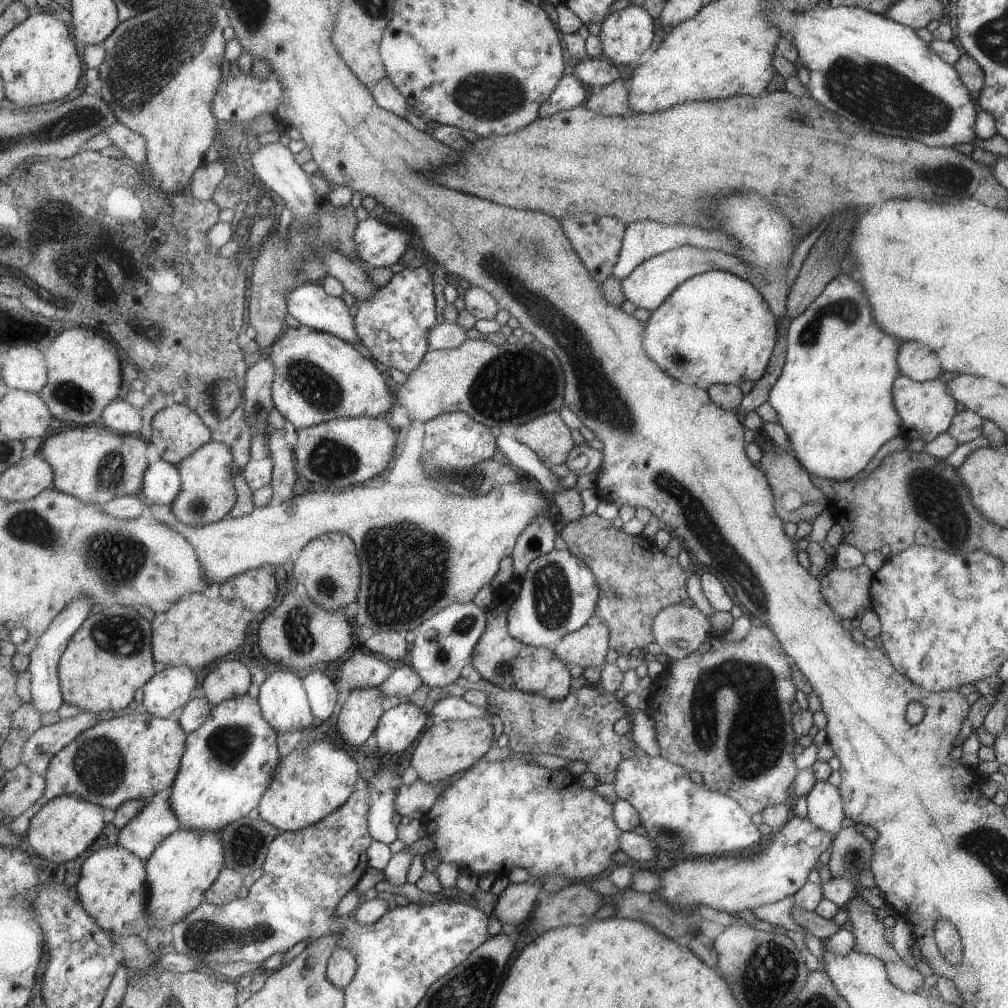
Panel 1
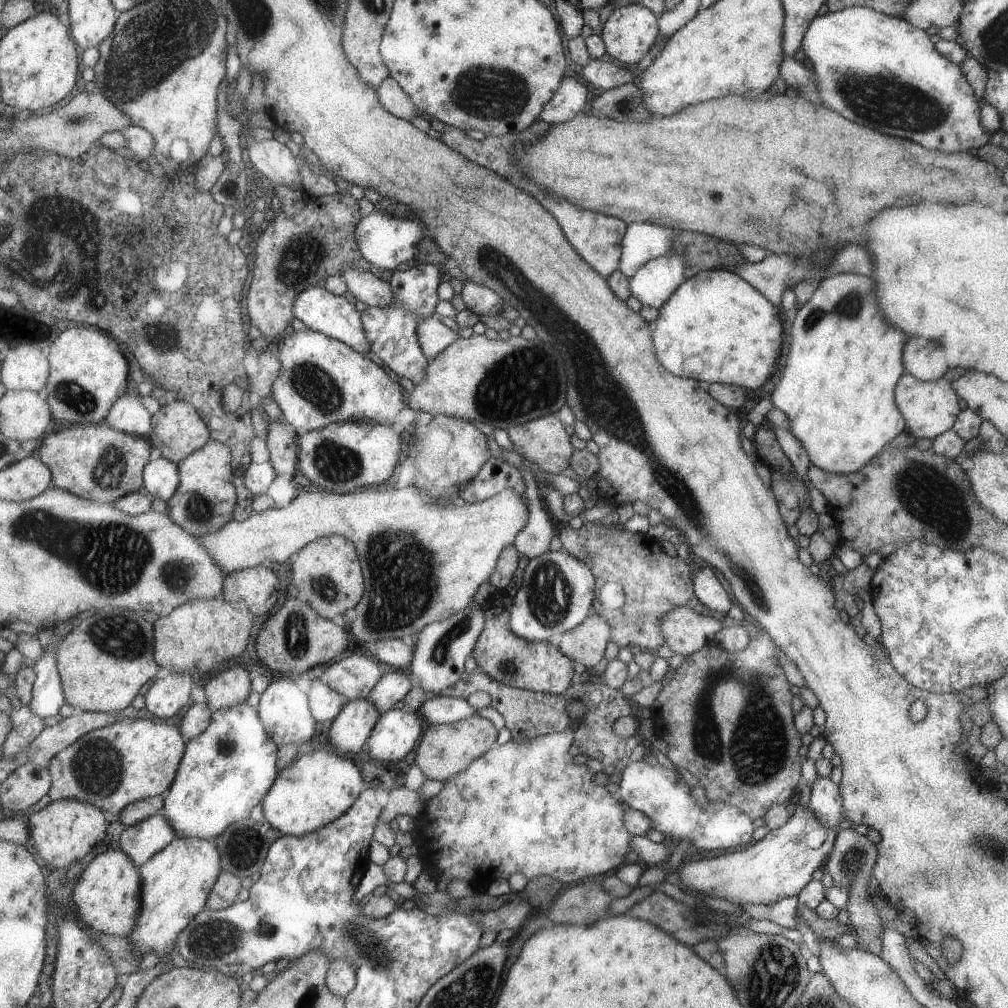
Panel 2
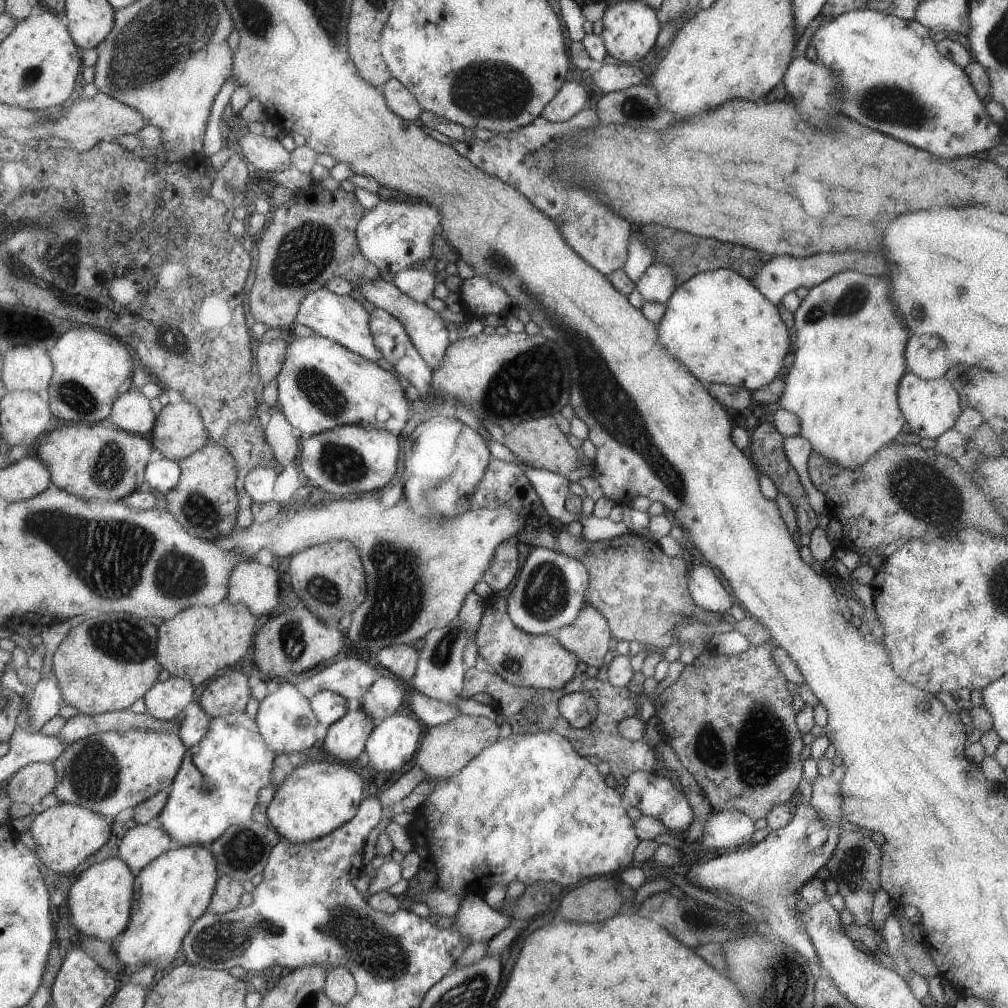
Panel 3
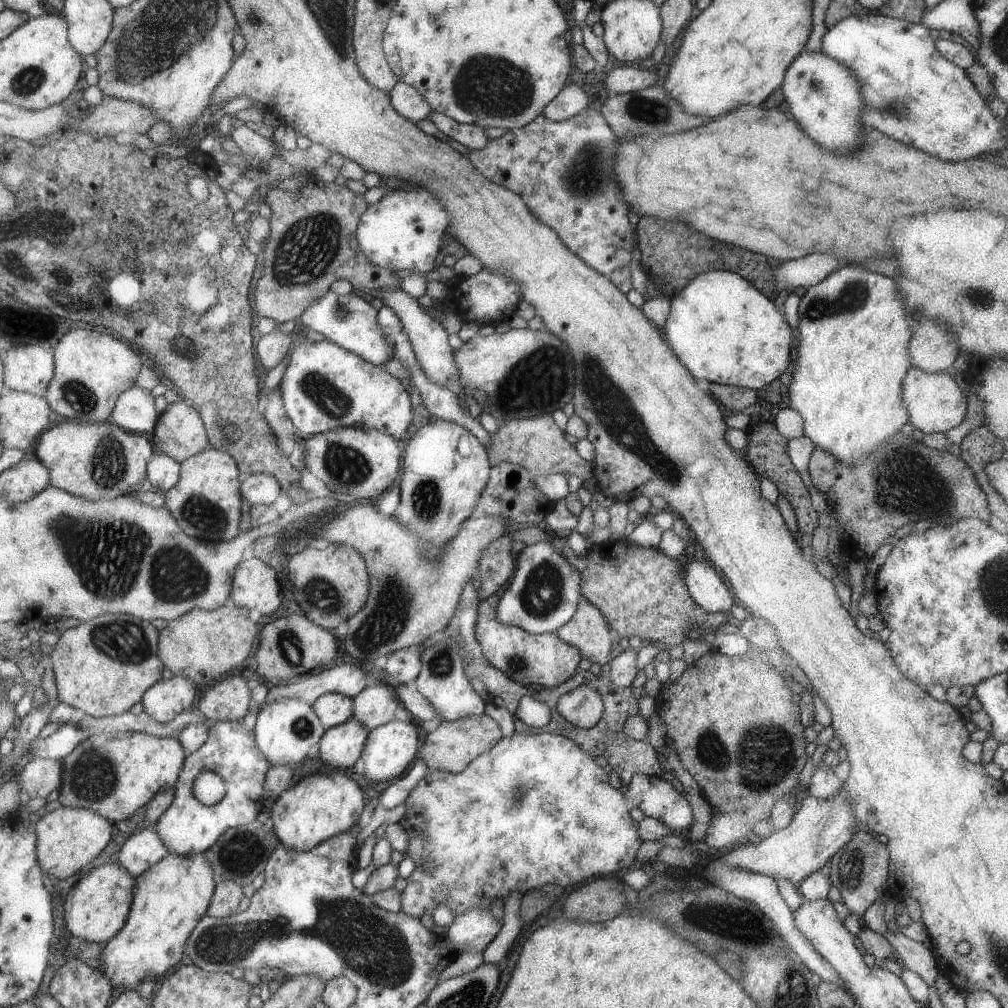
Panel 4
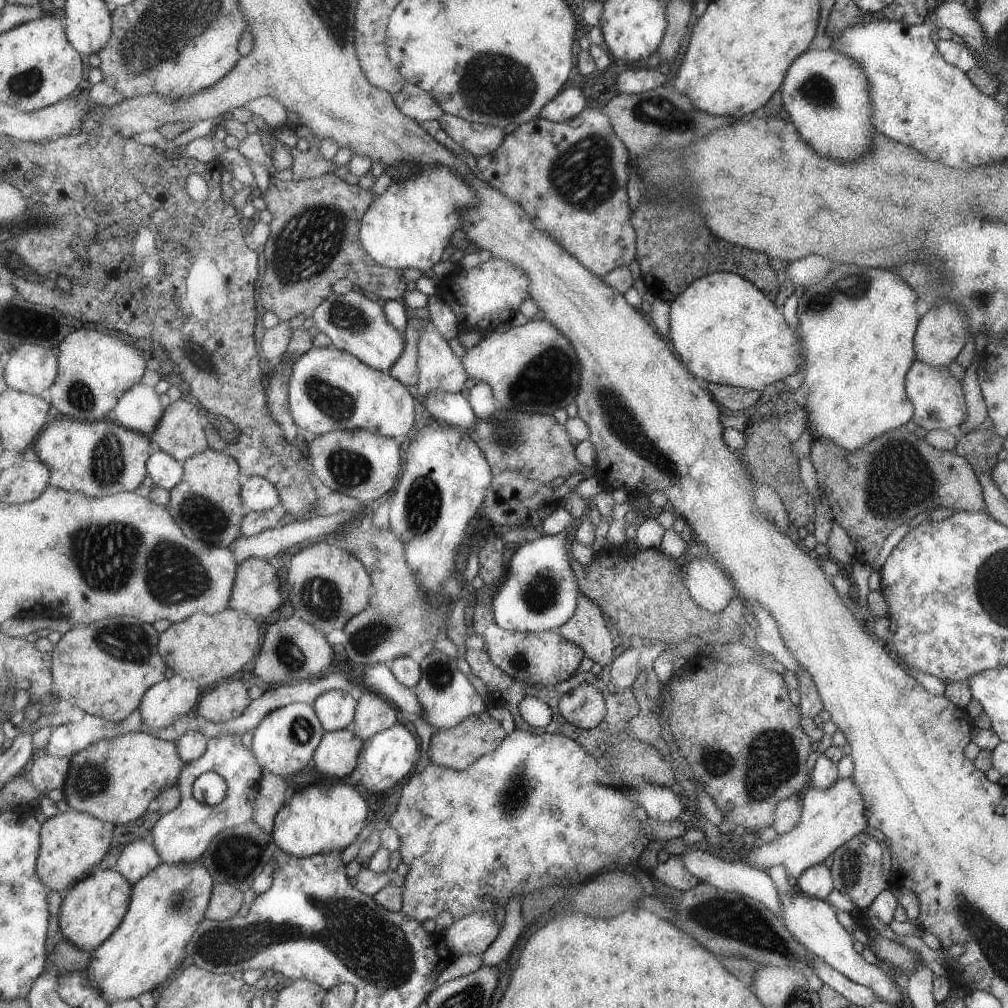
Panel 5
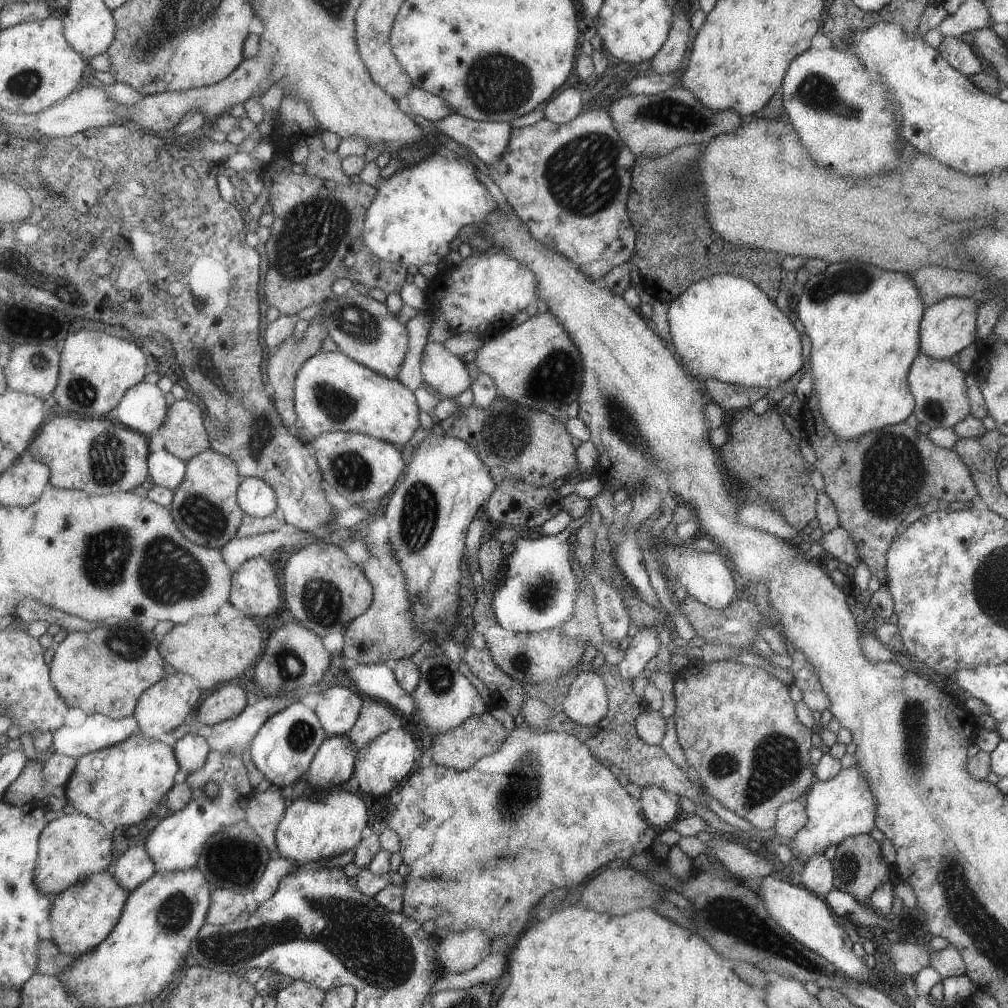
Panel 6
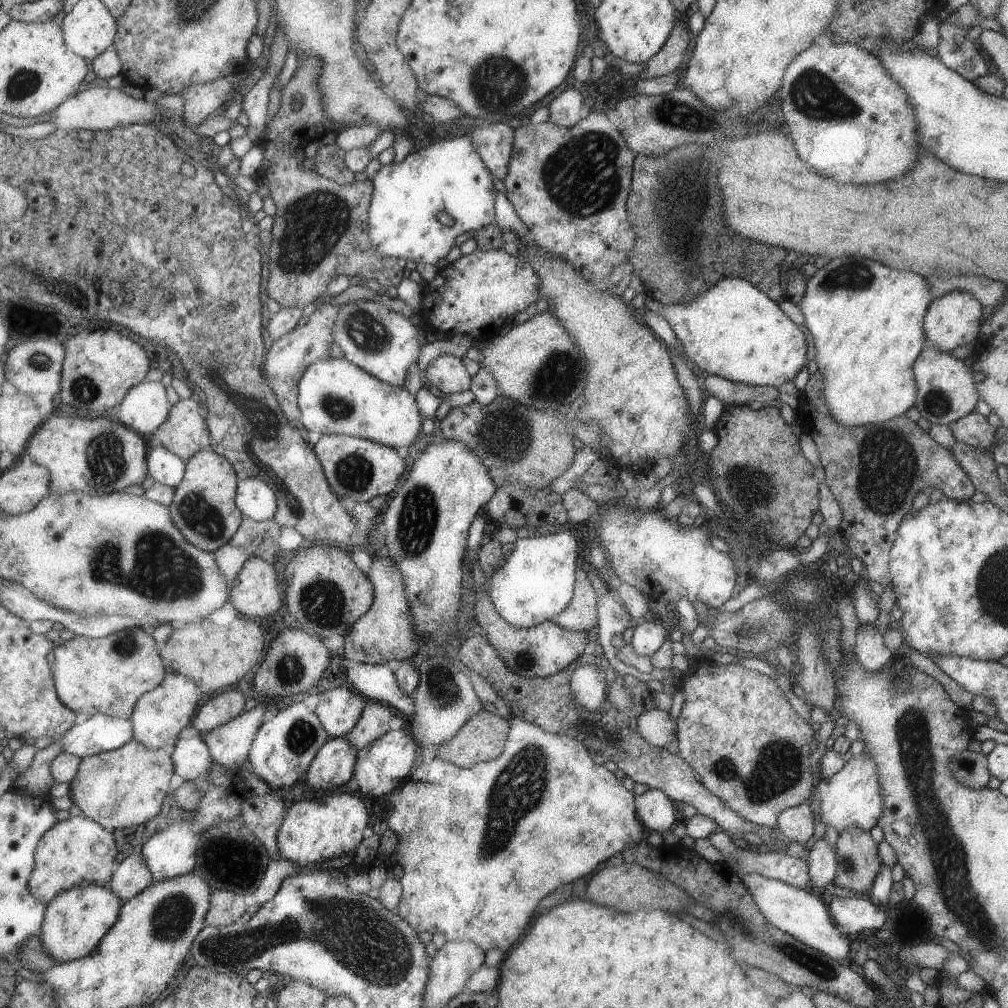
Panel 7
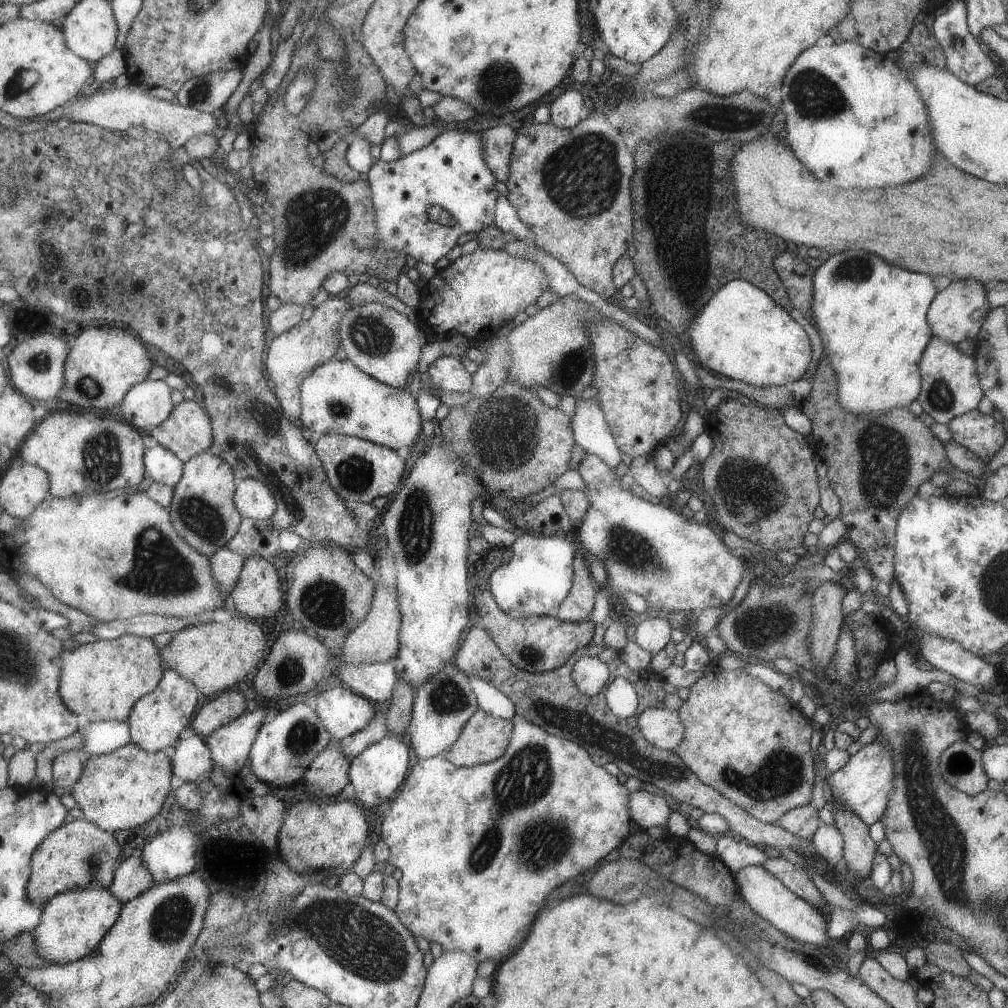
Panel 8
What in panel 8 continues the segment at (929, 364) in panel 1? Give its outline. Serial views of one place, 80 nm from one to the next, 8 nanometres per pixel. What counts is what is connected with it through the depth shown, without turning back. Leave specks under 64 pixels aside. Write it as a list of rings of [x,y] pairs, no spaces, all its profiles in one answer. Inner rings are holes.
[[[976,280],[952,281],[941,291],[928,307],[927,321],[932,334],[948,343],[973,338],[980,332],[985,315],[991,310],[984,284]]]

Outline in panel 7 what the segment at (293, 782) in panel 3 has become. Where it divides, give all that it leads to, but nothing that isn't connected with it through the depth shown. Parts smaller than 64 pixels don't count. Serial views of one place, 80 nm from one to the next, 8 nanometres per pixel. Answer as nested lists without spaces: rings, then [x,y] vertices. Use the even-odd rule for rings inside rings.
[[[338,792],[331,793],[325,802],[317,800],[297,801],[286,810],[286,817],[278,832],[278,845],[283,859],[296,862],[300,867],[309,869],[318,866],[323,860],[349,860],[349,856],[357,856],[357,848],[365,844],[365,838],[369,830],[369,810],[367,804],[360,796],[354,793]]]

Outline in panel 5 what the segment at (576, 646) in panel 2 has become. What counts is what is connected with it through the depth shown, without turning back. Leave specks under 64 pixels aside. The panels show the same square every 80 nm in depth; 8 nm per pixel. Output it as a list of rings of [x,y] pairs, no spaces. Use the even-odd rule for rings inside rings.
[[[581,594],[576,615],[557,630],[567,640],[584,648],[586,656],[601,665],[612,664],[615,657],[615,637],[603,618],[600,604]]]

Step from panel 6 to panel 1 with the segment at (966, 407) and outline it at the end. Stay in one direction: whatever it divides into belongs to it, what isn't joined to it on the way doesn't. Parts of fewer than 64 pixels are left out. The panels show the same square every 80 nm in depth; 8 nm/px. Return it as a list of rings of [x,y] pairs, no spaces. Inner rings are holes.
[[[901,375],[897,377],[892,391],[893,404],[902,420],[901,434],[908,441],[919,438],[928,443],[937,435],[947,431],[952,424],[951,418],[956,416],[955,399],[949,392],[945,392],[945,386],[943,386],[943,382],[939,382],[939,379],[917,382],[908,376]]]

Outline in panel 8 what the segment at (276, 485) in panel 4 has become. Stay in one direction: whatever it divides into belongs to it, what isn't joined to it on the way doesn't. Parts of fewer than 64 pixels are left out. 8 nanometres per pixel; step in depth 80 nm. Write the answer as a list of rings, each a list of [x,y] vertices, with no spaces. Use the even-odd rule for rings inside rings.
[[[249,477],[239,482],[236,503],[243,516],[269,520],[278,509],[278,502],[271,489],[261,480]]]

